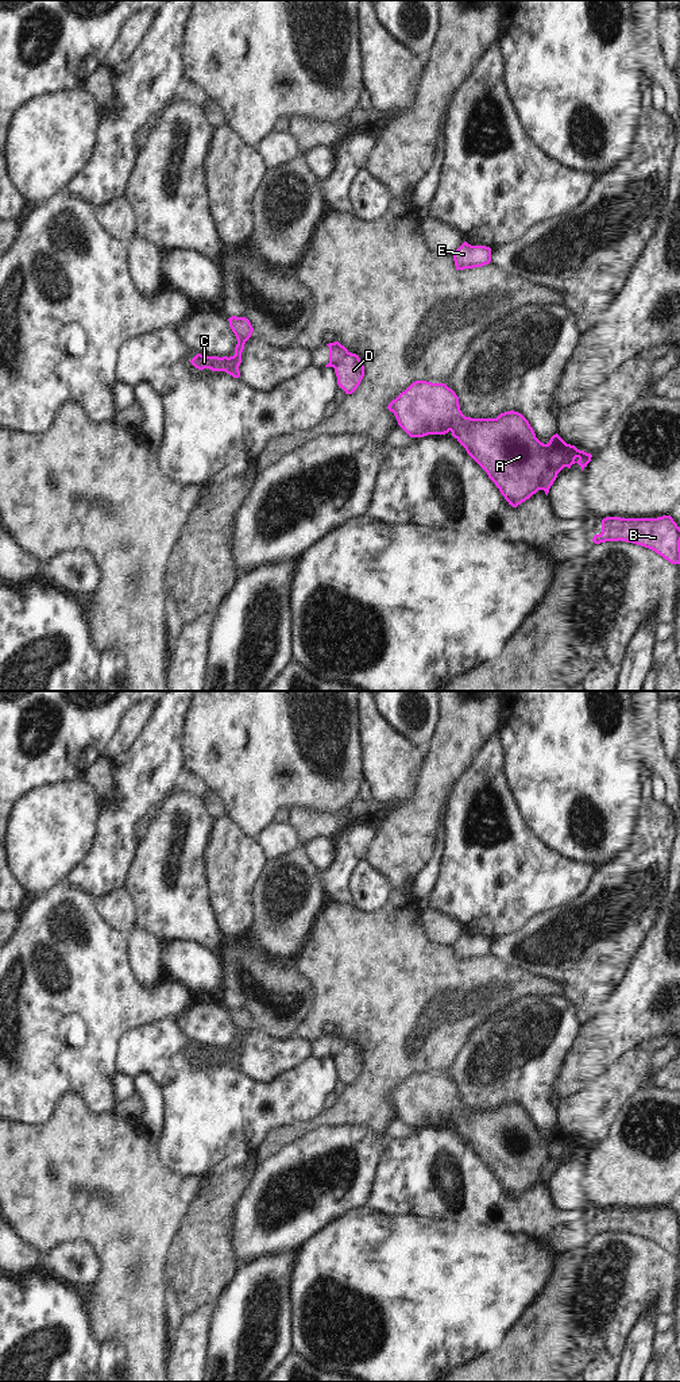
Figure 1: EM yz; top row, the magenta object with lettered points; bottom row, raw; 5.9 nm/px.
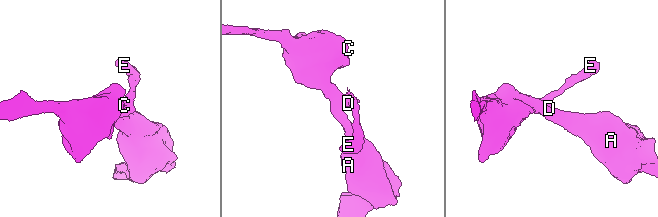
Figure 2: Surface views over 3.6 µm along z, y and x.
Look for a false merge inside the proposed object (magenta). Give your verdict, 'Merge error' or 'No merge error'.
Merge error.

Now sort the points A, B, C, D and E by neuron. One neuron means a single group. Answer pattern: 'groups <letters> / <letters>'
groups A B C D / E

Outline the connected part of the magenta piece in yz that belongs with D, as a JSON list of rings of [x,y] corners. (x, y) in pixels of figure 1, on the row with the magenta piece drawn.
[[[348,352],[333,368],[345,394],[352,394],[364,377],[364,366],[356,354]]]

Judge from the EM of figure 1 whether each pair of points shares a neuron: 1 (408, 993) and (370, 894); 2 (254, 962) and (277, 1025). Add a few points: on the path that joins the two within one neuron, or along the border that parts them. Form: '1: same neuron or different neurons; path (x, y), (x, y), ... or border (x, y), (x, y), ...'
1: different neurons; border (389, 879), (381, 907), (352, 906)
2: same neuron; path (238, 972), (240, 991), (258, 1006)

